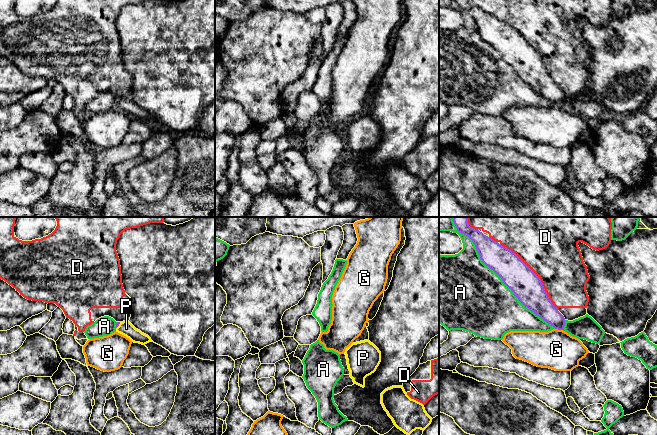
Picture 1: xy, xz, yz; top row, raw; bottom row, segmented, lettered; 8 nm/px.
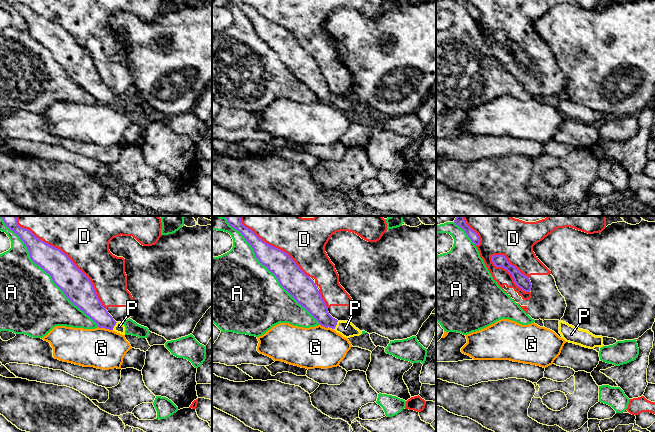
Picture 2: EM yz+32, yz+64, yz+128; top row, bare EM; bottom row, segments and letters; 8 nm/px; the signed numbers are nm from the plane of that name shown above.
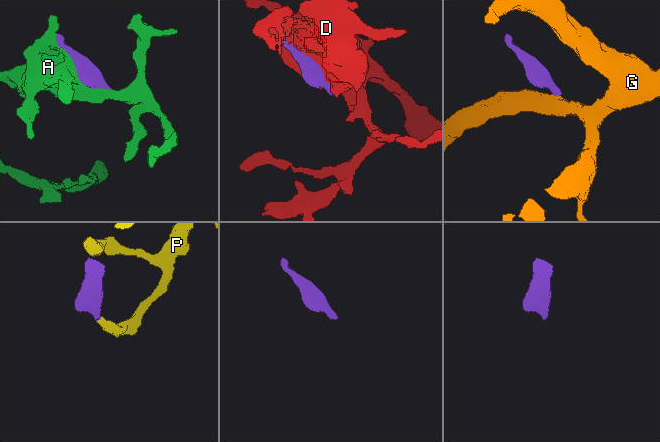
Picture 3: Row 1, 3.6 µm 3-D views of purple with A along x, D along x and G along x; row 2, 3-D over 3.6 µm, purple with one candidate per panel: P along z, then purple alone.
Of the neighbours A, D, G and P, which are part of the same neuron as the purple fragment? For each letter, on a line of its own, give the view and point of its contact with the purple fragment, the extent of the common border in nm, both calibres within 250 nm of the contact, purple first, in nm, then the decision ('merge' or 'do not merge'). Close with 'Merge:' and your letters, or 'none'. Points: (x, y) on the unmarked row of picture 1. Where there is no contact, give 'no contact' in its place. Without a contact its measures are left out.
A: yz (500, 53) | 1150 nm | 240/500 nm | do not merge
D: yz (535, 50) | 700 nm | 240/440 nm | do not merge
G: yz (559, 105) | 70 nm | 170/320 nm | do not merge
P: xy (118, 101) | 70 nm | 30/120 nm | merge
Merge: P

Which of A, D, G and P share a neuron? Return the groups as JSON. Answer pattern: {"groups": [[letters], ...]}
{"groups": [["A"], ["D"], ["G"], ["P"]]}

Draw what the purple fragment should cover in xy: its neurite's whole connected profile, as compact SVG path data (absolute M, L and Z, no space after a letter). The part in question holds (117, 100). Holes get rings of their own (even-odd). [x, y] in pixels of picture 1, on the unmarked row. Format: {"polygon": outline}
{"polygon": "M129 97L117 98L116 108L126 112L134 119L145 121L153 118L148 111L136 105Z"}

